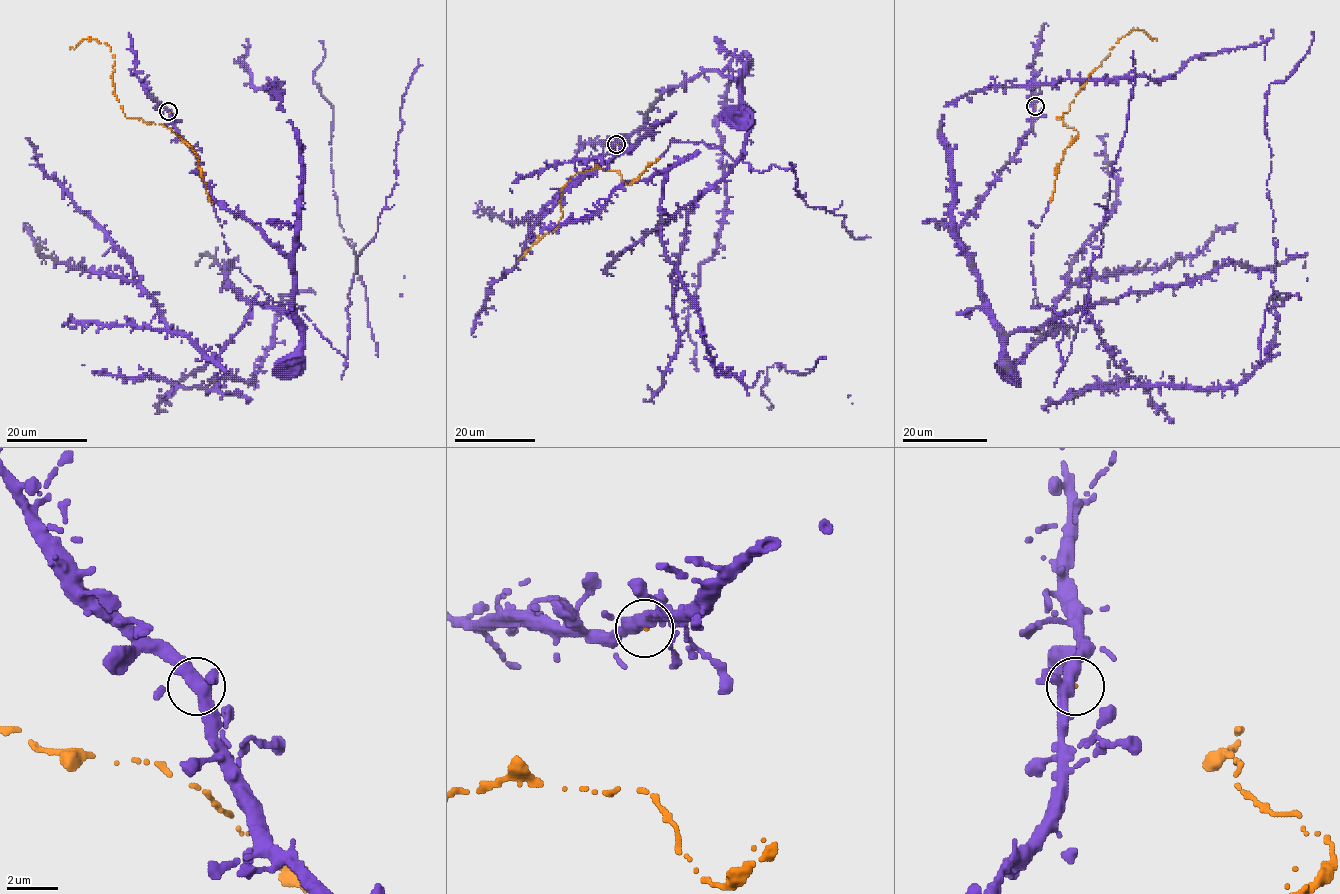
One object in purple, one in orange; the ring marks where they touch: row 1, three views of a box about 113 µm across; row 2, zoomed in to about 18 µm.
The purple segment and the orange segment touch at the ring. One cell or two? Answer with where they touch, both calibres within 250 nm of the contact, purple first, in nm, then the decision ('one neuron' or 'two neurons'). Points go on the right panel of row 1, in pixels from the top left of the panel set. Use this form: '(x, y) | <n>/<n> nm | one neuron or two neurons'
(1035, 106) | 360/70 nm | one neuron

